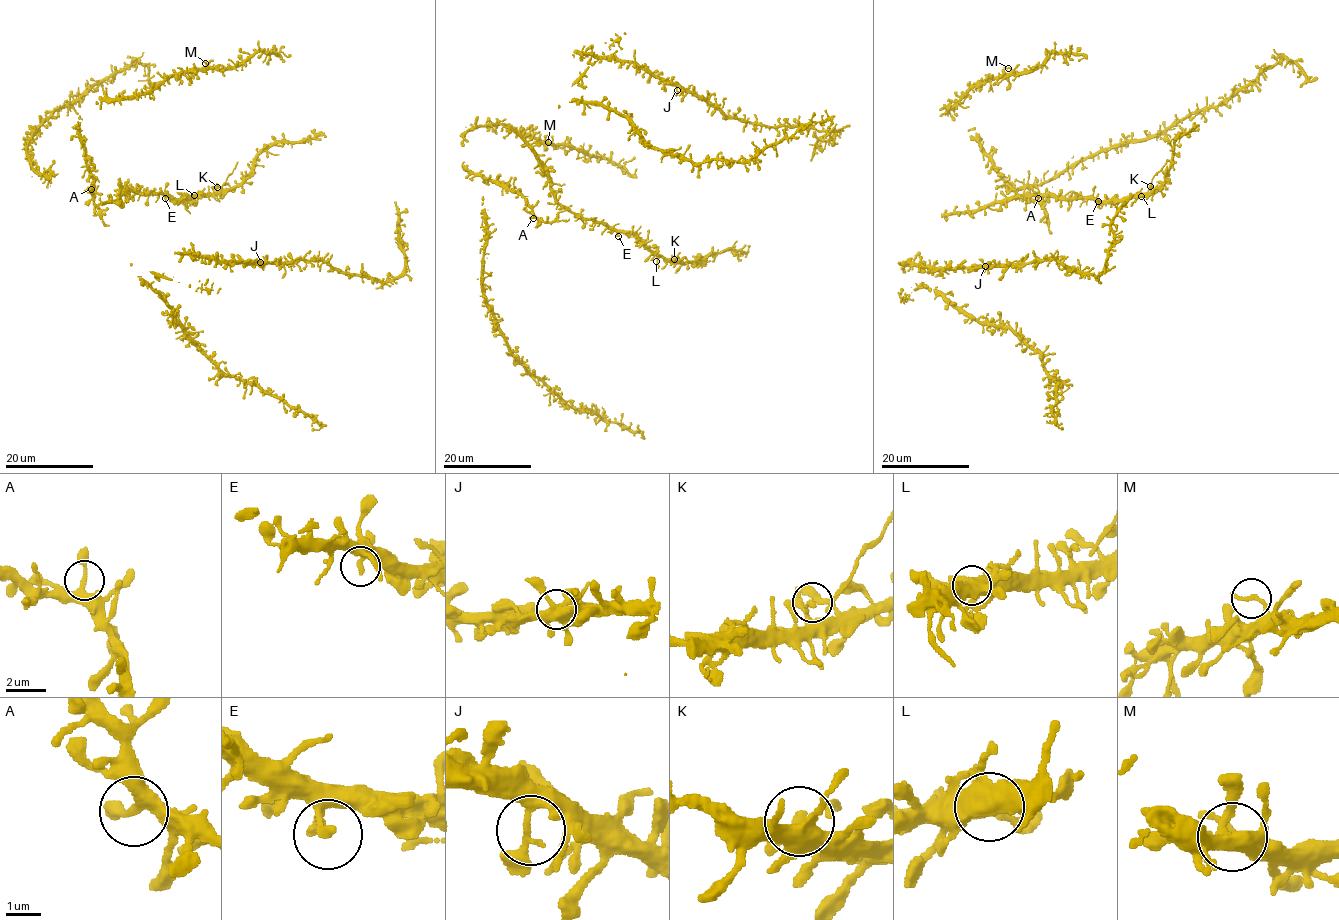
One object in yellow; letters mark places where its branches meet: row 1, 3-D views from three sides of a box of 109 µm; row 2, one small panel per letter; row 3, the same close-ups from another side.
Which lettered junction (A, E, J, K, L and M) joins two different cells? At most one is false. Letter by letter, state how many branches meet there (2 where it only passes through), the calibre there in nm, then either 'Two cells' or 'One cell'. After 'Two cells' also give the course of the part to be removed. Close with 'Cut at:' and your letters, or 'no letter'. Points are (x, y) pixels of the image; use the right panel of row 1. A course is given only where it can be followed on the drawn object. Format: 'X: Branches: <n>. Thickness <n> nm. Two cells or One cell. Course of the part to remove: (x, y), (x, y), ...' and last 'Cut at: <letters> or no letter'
A: Branches: 2. Thickness 240 nm. One cell
E: Branches: 2. Thickness 200 nm. One cell
J: Branches: 2. Thickness 240 nm. One cell
K: Branches: 2. Thickness 160 nm. One cell
L: Branches: 2. Thickness 200 nm. One cell
M: Branches: 2. Thickness 170 nm. One cell
Cut at: no letter

